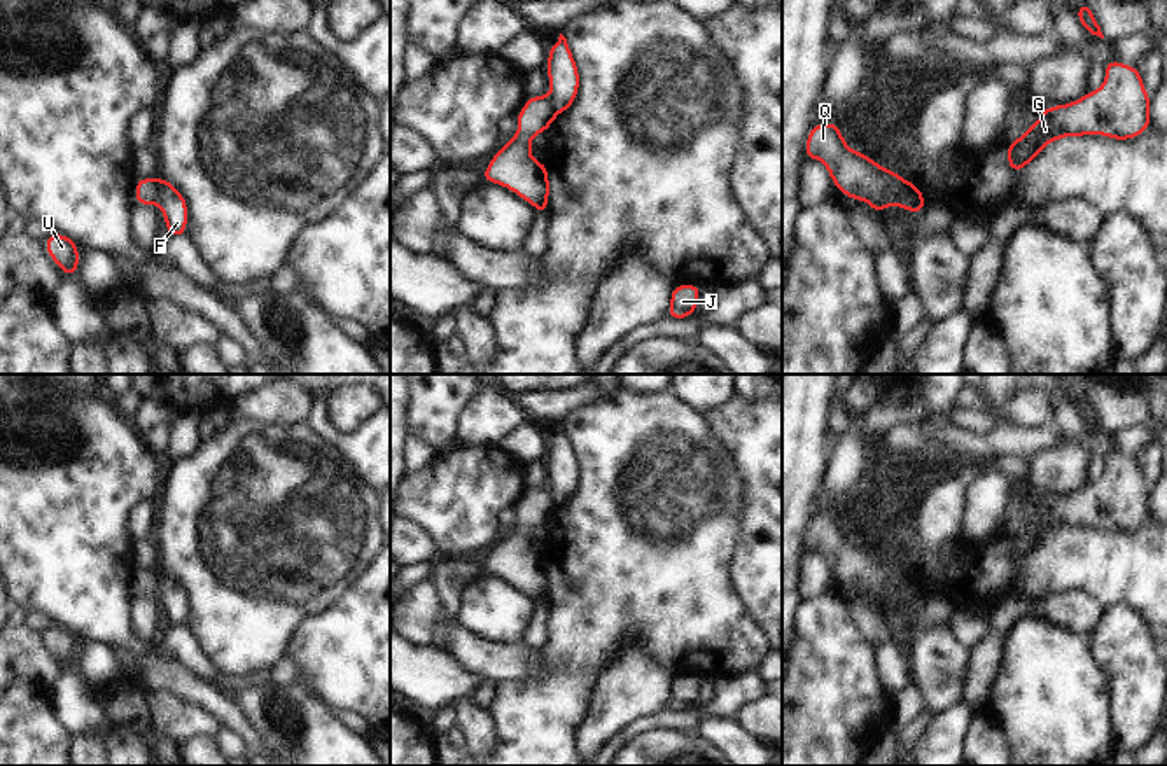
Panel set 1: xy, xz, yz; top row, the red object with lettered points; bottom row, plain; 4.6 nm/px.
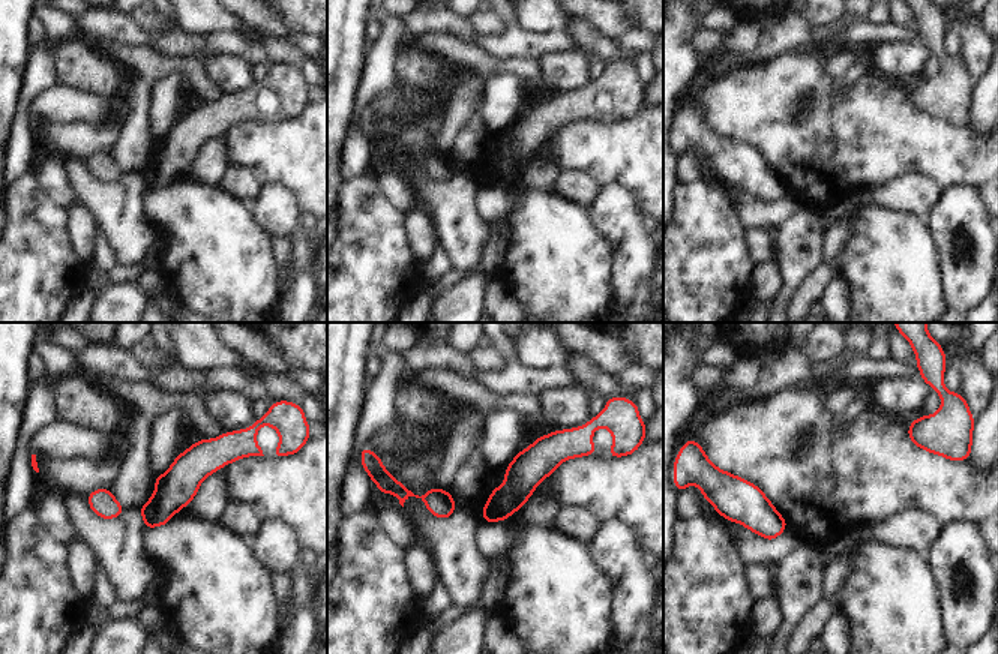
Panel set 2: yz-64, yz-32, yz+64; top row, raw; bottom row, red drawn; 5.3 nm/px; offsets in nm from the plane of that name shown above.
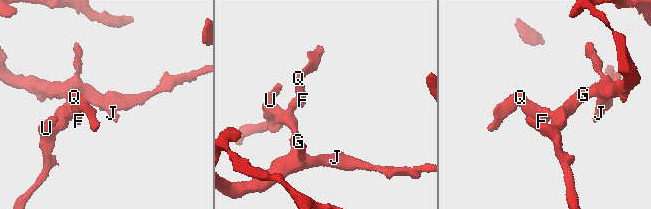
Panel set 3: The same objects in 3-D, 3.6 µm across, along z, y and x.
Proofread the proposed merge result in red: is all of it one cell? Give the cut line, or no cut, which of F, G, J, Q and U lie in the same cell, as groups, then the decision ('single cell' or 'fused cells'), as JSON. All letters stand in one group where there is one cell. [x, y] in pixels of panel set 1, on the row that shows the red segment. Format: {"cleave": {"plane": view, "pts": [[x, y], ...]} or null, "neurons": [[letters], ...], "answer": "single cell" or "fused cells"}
{"cleave": {"plane": "yz", "pts": [[900, 179], [901, 196], [917, 212]]}, "neurons": [["F", "Q"], ["G", "J", "U"]], "answer": "fused cells"}

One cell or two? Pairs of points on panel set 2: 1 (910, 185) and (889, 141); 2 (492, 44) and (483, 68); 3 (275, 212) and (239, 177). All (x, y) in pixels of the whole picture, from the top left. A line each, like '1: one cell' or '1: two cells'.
1: two cells
2: two cells
3: two cells

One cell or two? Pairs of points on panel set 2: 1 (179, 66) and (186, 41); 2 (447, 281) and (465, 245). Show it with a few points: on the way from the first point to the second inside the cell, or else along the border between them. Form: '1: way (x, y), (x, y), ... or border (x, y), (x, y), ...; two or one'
1: border (149, 47), (162, 56), (197, 59); two
2: border (452, 266), (470, 272); two

